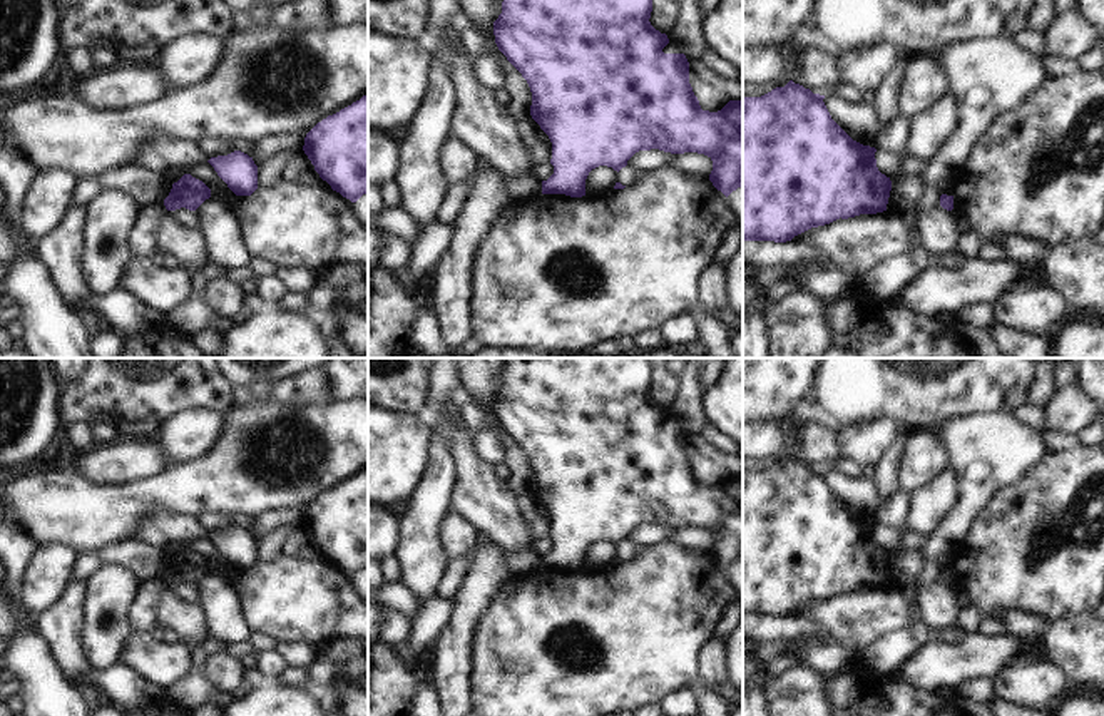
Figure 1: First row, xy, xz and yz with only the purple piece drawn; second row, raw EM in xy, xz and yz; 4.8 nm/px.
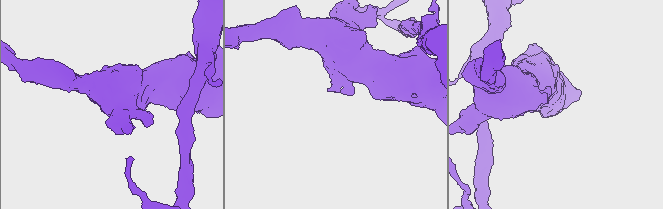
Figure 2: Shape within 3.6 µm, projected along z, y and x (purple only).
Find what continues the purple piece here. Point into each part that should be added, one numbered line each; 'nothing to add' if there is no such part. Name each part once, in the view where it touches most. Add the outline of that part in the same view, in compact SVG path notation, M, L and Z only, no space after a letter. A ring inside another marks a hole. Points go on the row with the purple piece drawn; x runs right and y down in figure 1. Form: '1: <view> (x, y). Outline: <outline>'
nothing to add.

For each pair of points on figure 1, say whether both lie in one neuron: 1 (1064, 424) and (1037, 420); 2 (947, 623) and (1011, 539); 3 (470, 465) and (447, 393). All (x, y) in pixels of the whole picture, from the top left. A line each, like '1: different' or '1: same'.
1: different
2: different
3: same

